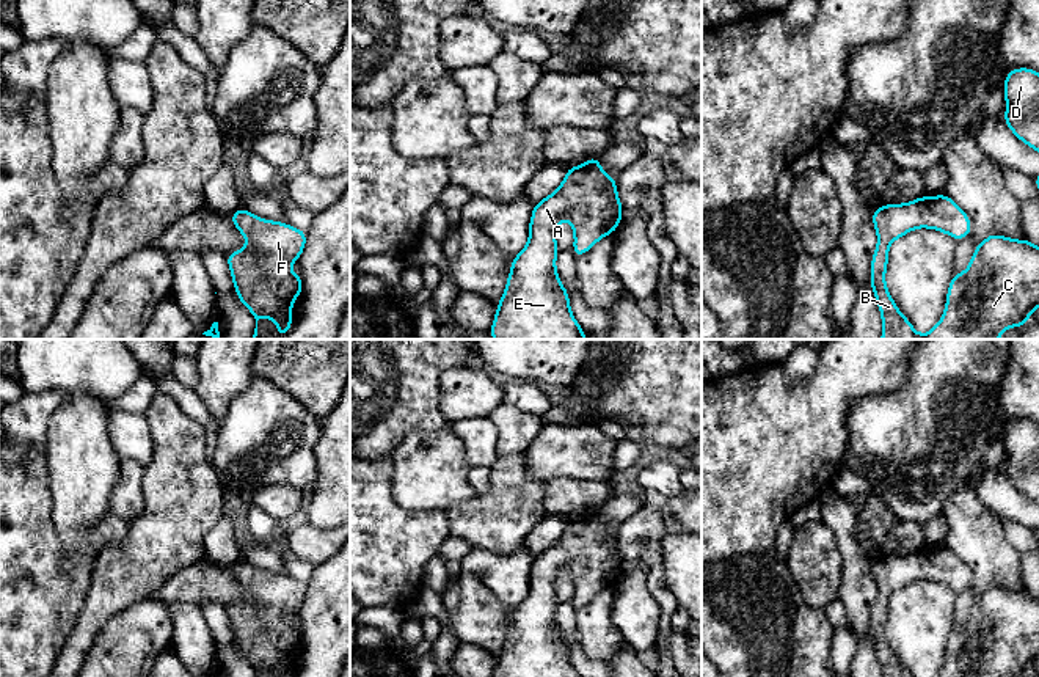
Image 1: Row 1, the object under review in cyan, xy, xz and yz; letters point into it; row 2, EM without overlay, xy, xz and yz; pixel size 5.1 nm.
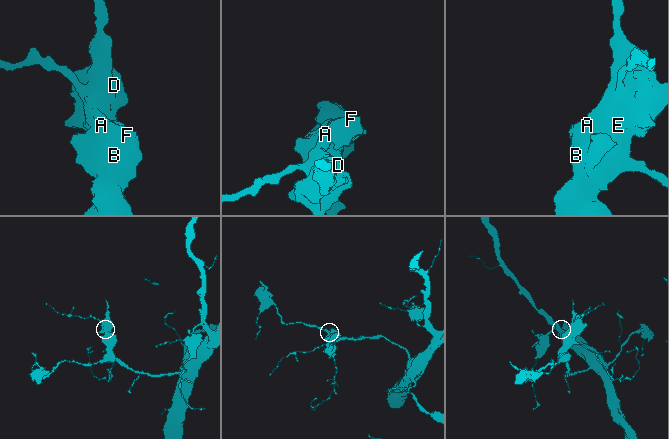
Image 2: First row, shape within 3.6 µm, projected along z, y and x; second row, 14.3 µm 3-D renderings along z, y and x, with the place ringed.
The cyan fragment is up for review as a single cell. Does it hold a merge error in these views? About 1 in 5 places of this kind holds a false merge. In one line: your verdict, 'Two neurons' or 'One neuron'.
One neuron

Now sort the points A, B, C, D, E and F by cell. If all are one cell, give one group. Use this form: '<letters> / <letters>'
A B C D E F

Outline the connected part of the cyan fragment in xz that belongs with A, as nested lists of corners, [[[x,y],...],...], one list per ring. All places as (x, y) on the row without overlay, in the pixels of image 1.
[[[589,509],[581,518],[568,518],[565,531],[549,548],[534,556],[529,573],[529,592],[512,611],[504,647],[501,649],[493,677],[579,677],[570,661],[570,647],[563,639],[556,609],[556,580],[563,570],[571,572],[574,609],[585,606],[600,591],[611,587],[622,575],[623,558],[617,545],[617,529],[609,529],[600,509]]]

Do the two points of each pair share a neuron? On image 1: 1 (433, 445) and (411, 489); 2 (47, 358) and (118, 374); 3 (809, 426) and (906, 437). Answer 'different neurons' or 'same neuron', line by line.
1: same neuron
2: same neuron
3: different neurons

